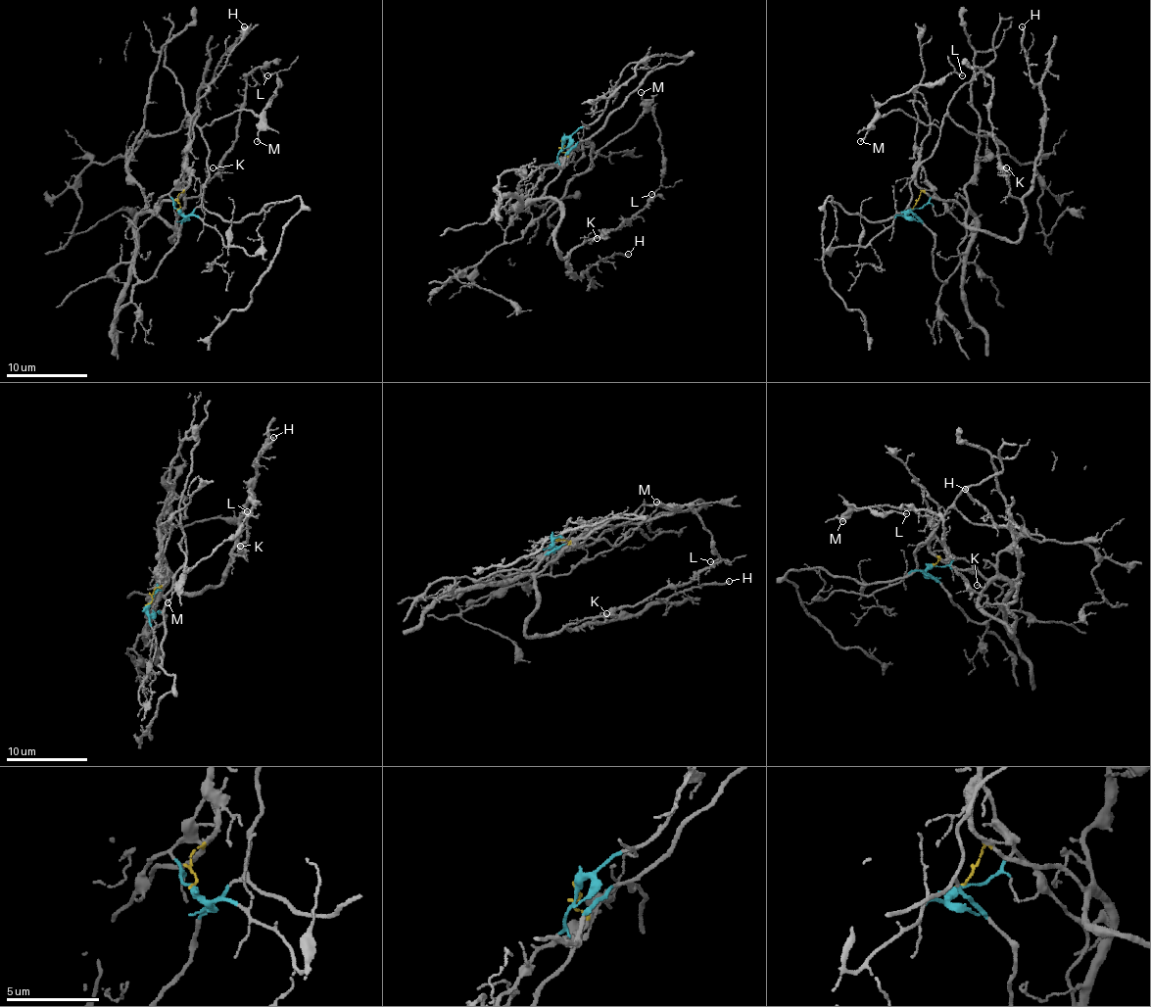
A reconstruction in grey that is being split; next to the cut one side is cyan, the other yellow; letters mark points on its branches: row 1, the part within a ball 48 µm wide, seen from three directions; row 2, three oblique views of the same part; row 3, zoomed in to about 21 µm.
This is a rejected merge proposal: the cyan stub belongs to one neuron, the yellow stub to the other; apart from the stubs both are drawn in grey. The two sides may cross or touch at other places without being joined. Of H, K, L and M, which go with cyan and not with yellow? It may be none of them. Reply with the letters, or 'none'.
L, M

